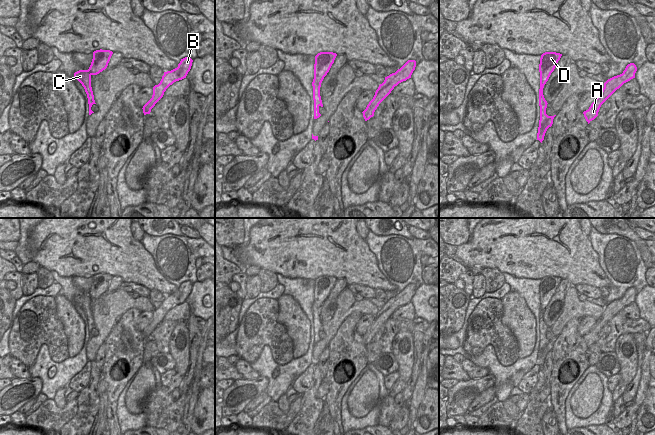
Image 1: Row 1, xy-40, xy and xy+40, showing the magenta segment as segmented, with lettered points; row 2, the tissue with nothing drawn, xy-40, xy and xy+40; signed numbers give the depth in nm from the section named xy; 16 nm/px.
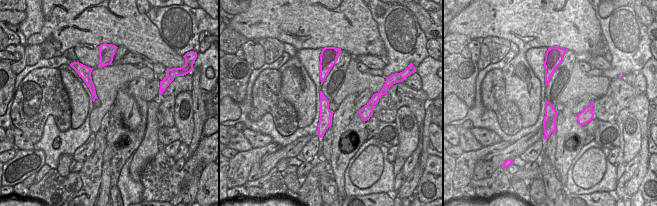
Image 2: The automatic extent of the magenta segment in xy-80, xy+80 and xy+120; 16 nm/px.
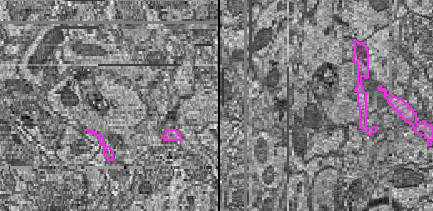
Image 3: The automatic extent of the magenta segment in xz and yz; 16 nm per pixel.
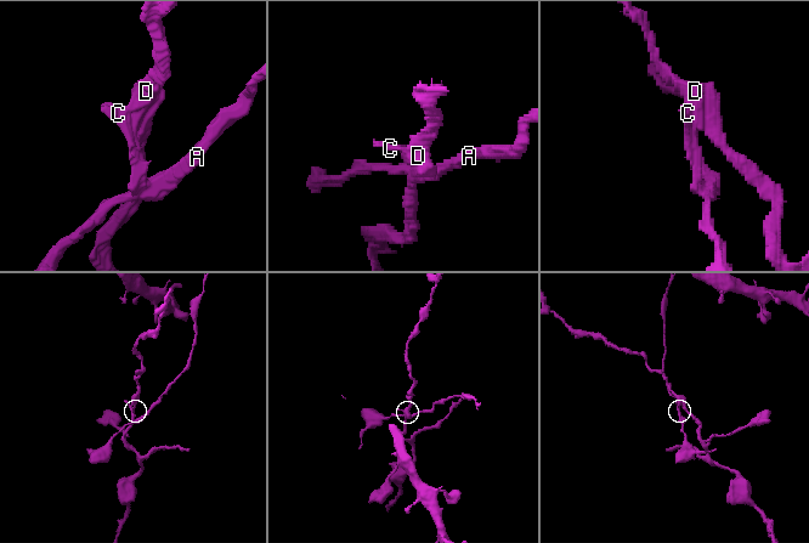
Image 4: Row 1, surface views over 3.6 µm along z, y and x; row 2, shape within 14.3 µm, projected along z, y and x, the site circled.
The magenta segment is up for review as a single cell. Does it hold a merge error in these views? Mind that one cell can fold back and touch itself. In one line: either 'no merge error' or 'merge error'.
merge error

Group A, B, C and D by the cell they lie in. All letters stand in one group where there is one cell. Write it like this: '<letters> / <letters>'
A B C / D

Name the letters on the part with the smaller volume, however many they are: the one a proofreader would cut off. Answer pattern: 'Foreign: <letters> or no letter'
Foreign: A, B, C

